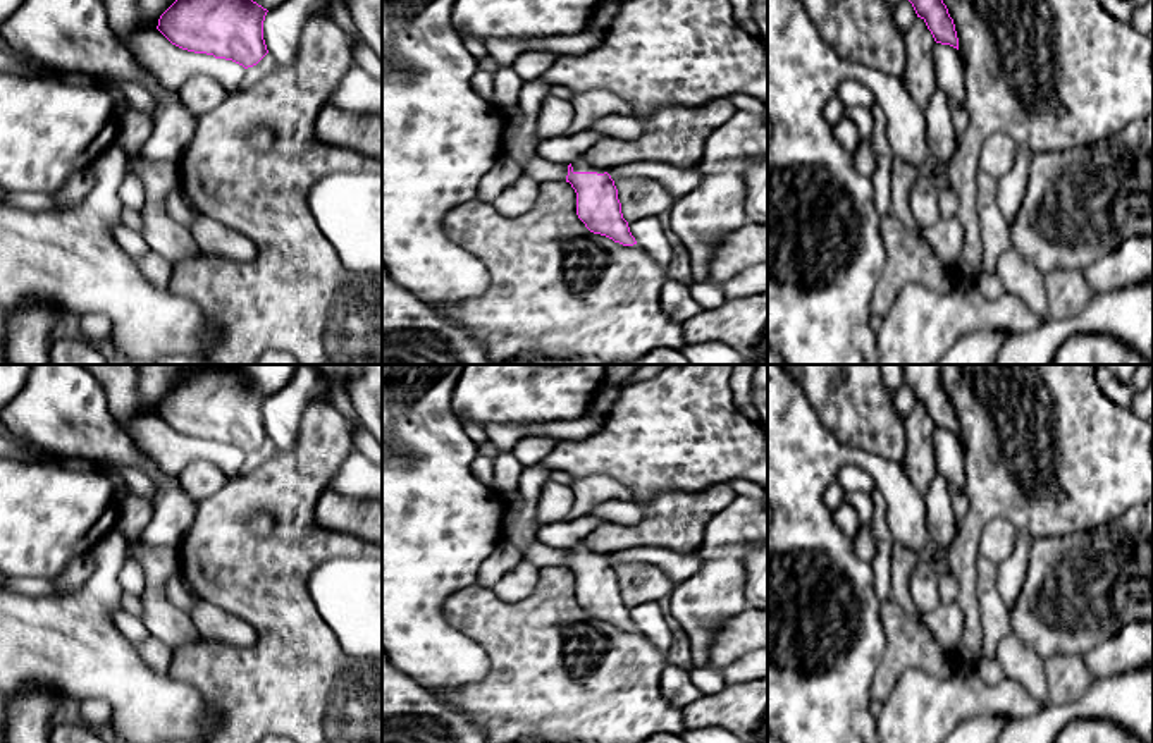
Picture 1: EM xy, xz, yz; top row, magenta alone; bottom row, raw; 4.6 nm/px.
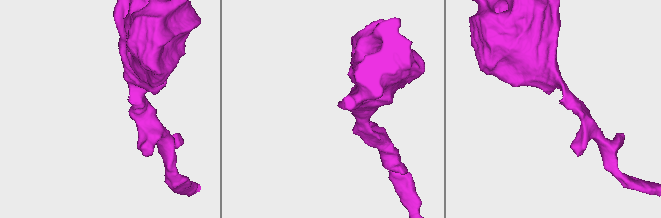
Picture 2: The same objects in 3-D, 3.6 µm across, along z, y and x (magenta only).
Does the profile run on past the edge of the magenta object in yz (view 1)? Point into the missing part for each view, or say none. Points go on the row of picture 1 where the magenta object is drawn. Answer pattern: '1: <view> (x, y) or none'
1: none

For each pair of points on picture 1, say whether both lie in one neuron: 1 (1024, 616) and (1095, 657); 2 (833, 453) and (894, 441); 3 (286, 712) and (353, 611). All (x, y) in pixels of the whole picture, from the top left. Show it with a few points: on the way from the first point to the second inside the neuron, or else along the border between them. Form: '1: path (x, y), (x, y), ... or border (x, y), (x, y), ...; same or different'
1: border (1121, 628), (1083, 654); different
2: border (823, 425), (844, 444), (876, 453), (885, 461); different
3: border (314, 601), (338, 642), (350, 654), (363, 659); different

